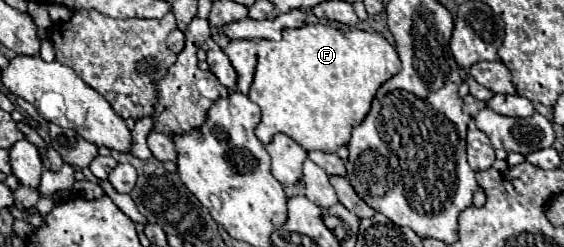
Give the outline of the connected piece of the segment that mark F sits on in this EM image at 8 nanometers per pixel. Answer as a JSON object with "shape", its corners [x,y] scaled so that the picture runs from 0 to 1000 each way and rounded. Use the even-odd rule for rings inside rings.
{"shape":[[[537,97],[534,113],[505,113],[502,154],[495,170],[472,158],[410,162],[399,194],[399,219],[406,227],[413,275],[424,300],[420,356],[427,377],[441,377],[441,397],[459,421],[463,470],[488,470],[488,494],[466,494],[463,510],[456,510],[452,551],[466,583],[473,583],[491,534],[502,534],[516,551],[527,583],[534,583],[541,607],[573,615],[594,615],[601,591],[619,575],[622,526],[644,494],[672,348],[697,316],[711,275],[711,243],[704,227],[700,186],[693,186],[676,138],[651,138],[629,113],[608,130],[583,97]]]}

